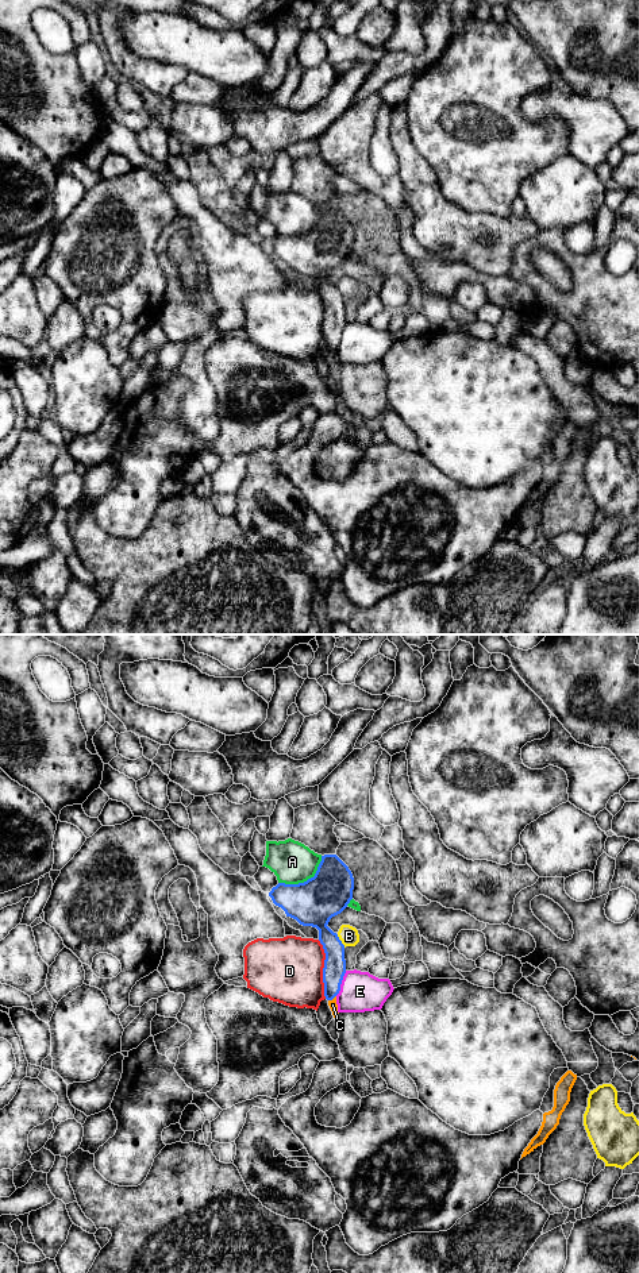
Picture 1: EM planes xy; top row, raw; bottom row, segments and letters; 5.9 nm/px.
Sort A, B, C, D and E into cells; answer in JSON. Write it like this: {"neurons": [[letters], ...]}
{"neurons": [["A"], ["B"], ["C"], ["D"], ["E"]]}

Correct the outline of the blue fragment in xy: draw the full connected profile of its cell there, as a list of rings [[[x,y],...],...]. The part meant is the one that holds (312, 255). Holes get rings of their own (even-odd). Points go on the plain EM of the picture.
[[[324,207],[313,229],[299,236],[278,235],[269,248],[286,269],[303,278],[319,282],[326,312],[323,320],[324,348],[334,370],[339,366],[336,347],[346,325],[344,297],[327,277],[353,251],[354,229],[336,207]]]

